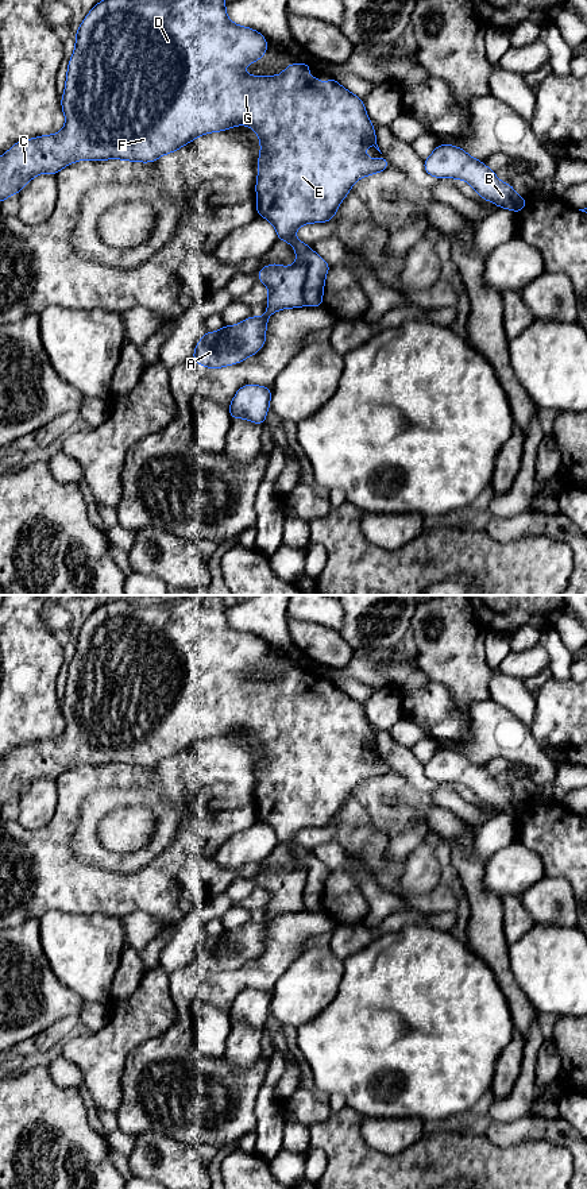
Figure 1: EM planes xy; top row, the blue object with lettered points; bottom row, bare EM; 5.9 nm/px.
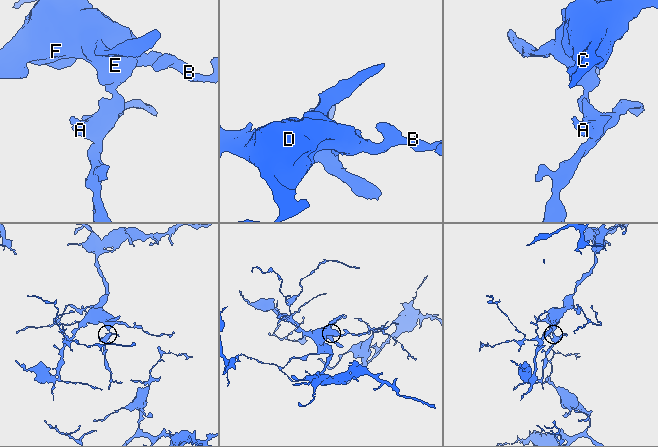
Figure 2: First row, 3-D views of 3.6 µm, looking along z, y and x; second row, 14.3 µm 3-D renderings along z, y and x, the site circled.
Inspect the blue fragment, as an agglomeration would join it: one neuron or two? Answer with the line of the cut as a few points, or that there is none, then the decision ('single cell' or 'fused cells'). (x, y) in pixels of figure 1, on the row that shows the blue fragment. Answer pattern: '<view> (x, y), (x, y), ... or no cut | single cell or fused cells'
xy (297, 261), (305, 269), (304, 301), (306, 304) | fused cells

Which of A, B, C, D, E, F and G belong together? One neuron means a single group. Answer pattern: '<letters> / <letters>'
A / B C D E F G

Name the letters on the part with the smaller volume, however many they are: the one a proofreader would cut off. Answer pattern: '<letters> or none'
A

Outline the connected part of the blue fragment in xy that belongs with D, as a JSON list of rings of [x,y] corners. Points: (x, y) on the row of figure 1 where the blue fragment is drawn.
[[[103,0],[96,4],[82,20],[76,34],[74,53],[67,65],[66,85],[61,100],[65,113],[65,127],[54,135],[43,135],[34,139],[20,140],[0,157],[0,204],[13,193],[20,193],[22,188],[40,173],[55,174],[65,166],[81,159],[104,161],[124,159],[132,162],[155,162],[159,157],[174,153],[193,139],[208,132],[224,131],[240,124],[252,128],[260,140],[260,155],[258,158],[258,179],[255,192],[258,196],[256,213],[267,219],[277,229],[279,240],[293,246],[297,262],[306,269],[304,283],[304,298],[308,306],[323,306],[323,292],[325,275],[329,265],[320,258],[308,244],[296,239],[298,227],[309,223],[325,223],[333,219],[339,205],[351,192],[351,186],[360,178],[387,169],[389,163],[382,154],[381,159],[370,159],[364,154],[366,146],[374,146],[379,153],[374,126],[371,124],[362,99],[348,92],[328,76],[328,84],[320,84],[321,77],[309,78],[310,65],[291,63],[279,76],[247,76],[244,67],[260,59],[267,50],[264,36],[248,27],[232,23],[225,13],[225,0]]]

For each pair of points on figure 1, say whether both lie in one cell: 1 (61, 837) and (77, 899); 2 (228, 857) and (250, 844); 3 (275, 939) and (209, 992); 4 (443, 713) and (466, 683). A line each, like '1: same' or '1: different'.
1: same
2: same
3: same
4: different

